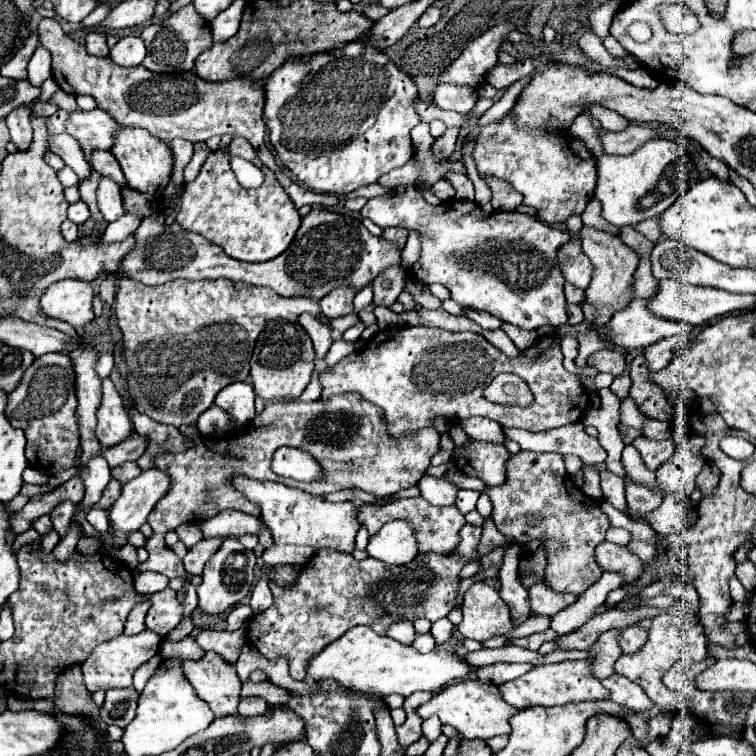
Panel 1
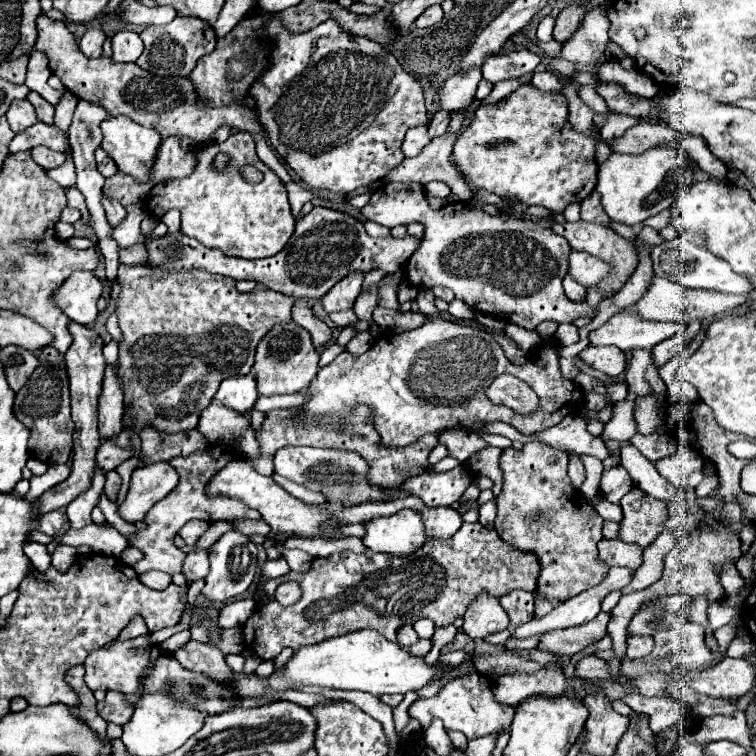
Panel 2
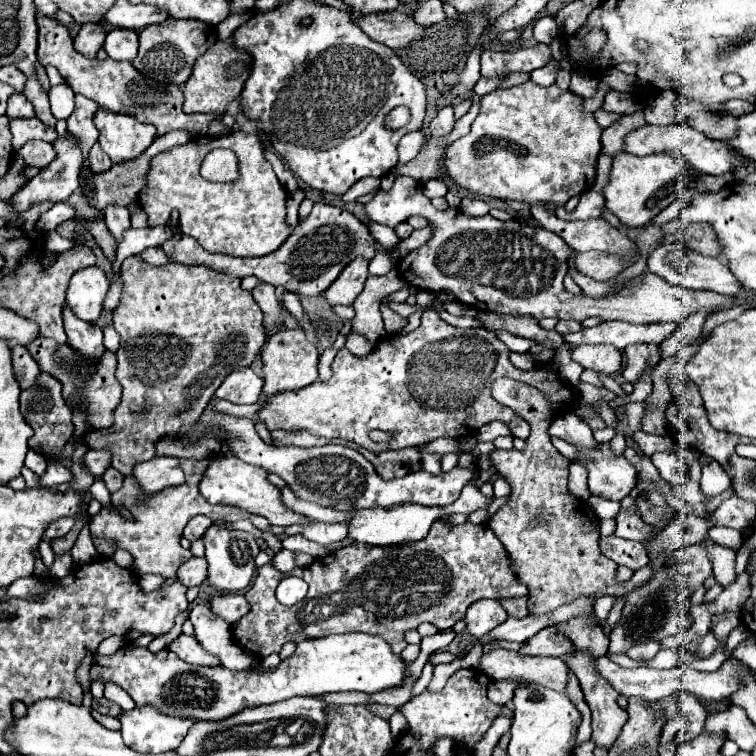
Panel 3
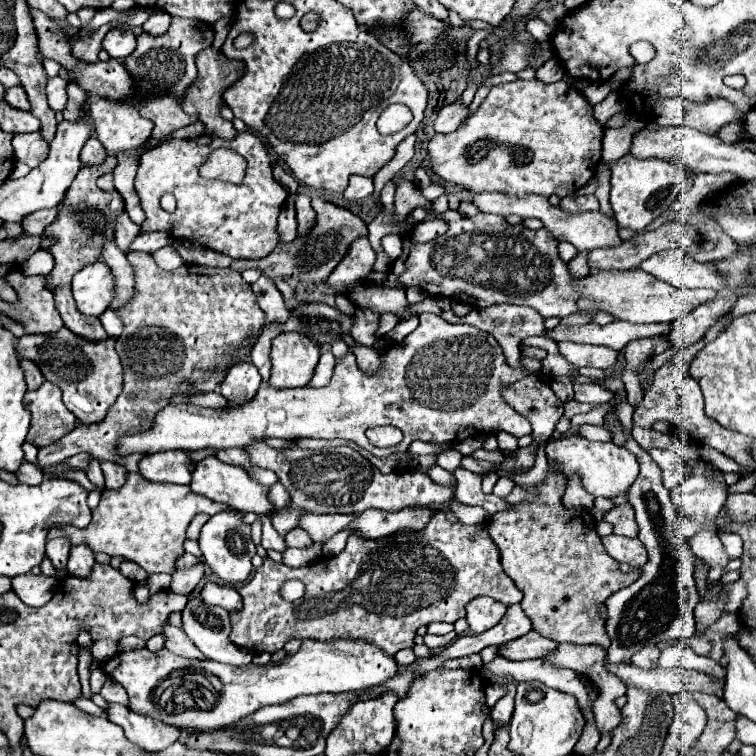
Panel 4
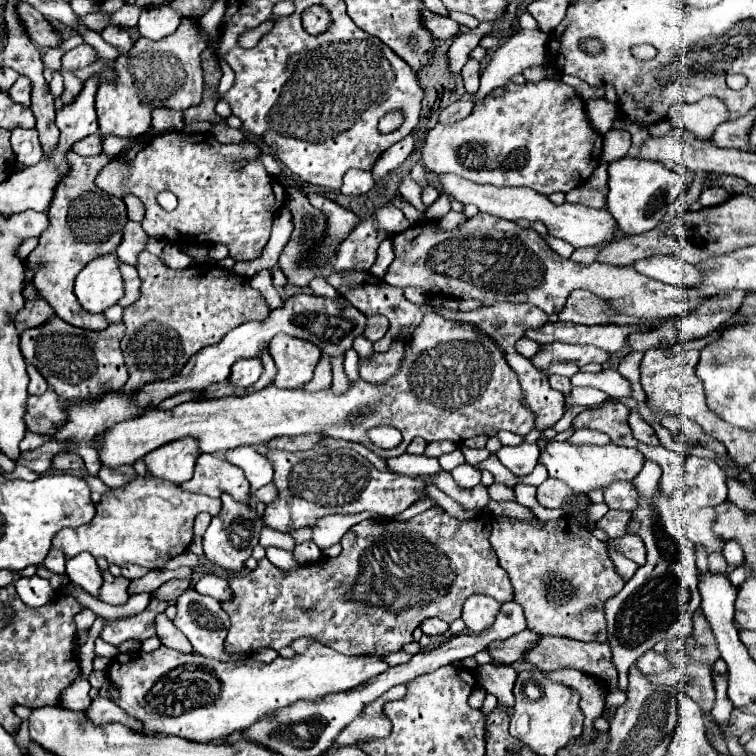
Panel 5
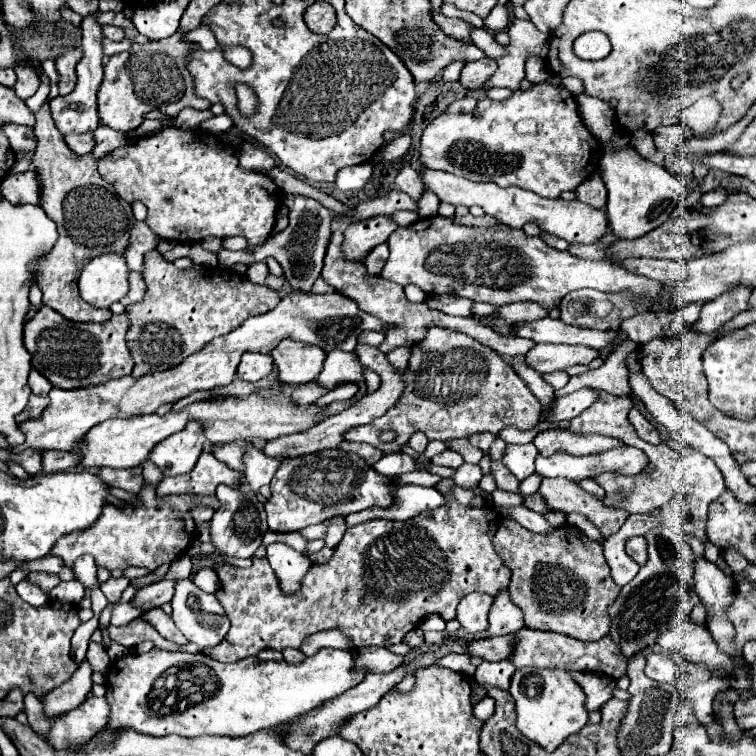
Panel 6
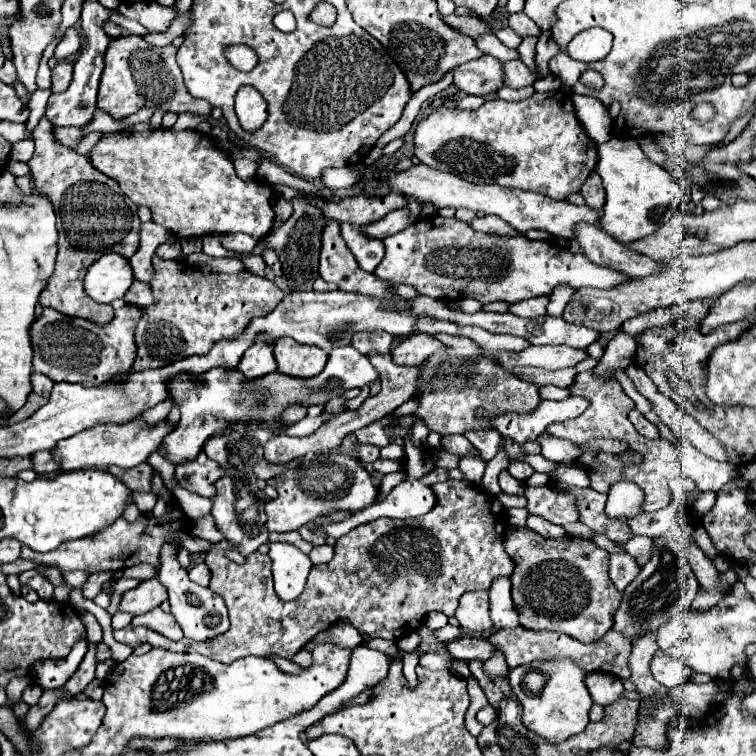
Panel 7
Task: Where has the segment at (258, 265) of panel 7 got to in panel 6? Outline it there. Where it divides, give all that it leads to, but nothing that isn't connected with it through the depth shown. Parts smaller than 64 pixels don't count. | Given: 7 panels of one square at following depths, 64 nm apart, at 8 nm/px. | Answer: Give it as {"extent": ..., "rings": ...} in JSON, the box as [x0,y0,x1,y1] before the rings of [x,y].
{"extent":[248,262,268,284],"rings":[[[254,262],[248,268],[248,278],[256,284],[266,284],[266,276],[268,276],[268,266],[264,262]]]}

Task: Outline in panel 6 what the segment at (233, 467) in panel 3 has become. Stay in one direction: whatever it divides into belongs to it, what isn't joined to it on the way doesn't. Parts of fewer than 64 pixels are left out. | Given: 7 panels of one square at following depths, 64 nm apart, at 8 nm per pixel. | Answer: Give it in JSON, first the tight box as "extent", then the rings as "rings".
{"extent":[160,452,242,496],"rings":[[[204,452],[190,476],[174,476],[174,478],[164,478],[160,482],[160,494],[206,494],[214,496],[216,486],[226,484],[236,490],[242,486],[242,474],[238,470],[230,470],[224,462],[216,460],[210,452]]]}

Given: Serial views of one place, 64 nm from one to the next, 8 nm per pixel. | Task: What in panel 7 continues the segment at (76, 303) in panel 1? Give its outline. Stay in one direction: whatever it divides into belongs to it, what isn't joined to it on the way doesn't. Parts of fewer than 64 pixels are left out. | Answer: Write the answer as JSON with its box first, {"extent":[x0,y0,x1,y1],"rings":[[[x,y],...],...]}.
{"extent":[84,254,134,304],"rings":[[[104,254],[88,268],[88,272],[84,276],[84,290],[86,290],[88,296],[92,296],[94,302],[110,304],[116,298],[124,298],[124,294],[128,292],[128,288],[132,284],[132,278],[134,278],[132,266],[124,256],[120,256],[120,254]]]}

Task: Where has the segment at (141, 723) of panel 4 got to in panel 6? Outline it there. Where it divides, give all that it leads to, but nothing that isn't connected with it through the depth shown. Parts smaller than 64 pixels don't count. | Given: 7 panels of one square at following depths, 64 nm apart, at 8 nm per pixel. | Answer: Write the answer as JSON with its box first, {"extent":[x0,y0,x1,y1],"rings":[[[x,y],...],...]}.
{"extent":[48,696,110,750],"rings":[[[90,696],[82,706],[62,714],[48,736],[54,750],[64,750],[72,744],[84,744],[90,736],[108,724],[110,708],[106,698]]]}

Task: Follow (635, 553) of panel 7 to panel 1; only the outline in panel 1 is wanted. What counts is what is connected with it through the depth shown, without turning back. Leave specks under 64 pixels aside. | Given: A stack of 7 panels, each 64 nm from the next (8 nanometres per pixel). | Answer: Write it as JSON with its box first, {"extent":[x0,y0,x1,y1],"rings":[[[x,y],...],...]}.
{"extent":[596,542,644,584],"rings":[[[602,542],[596,548],[596,562],[600,568],[604,568],[604,572],[622,574],[626,584],[636,582],[644,572],[644,564],[638,556],[634,556],[628,548],[616,546],[612,542]]]}

